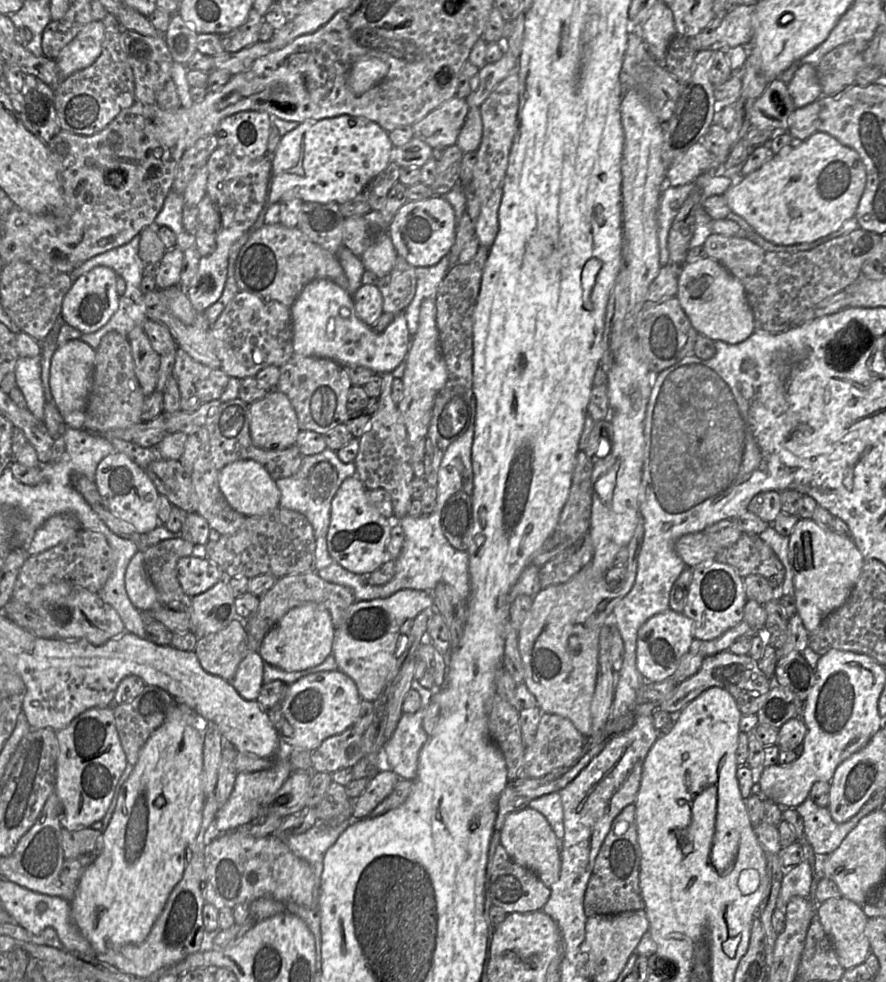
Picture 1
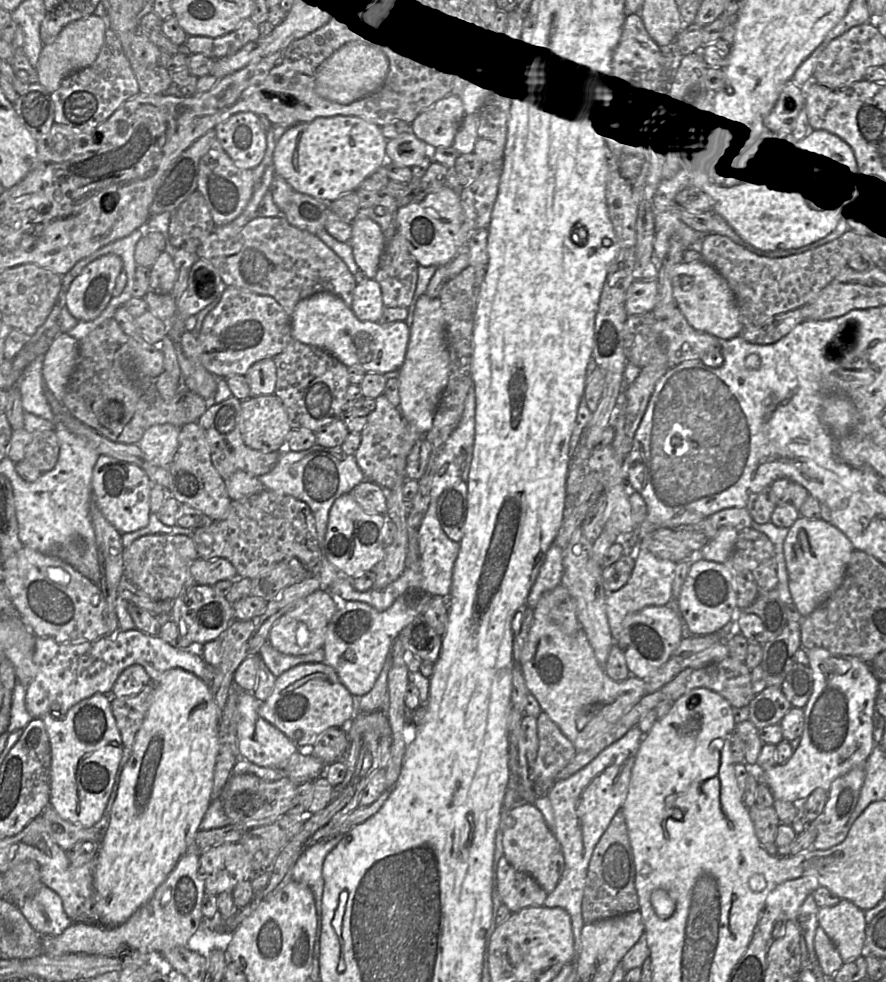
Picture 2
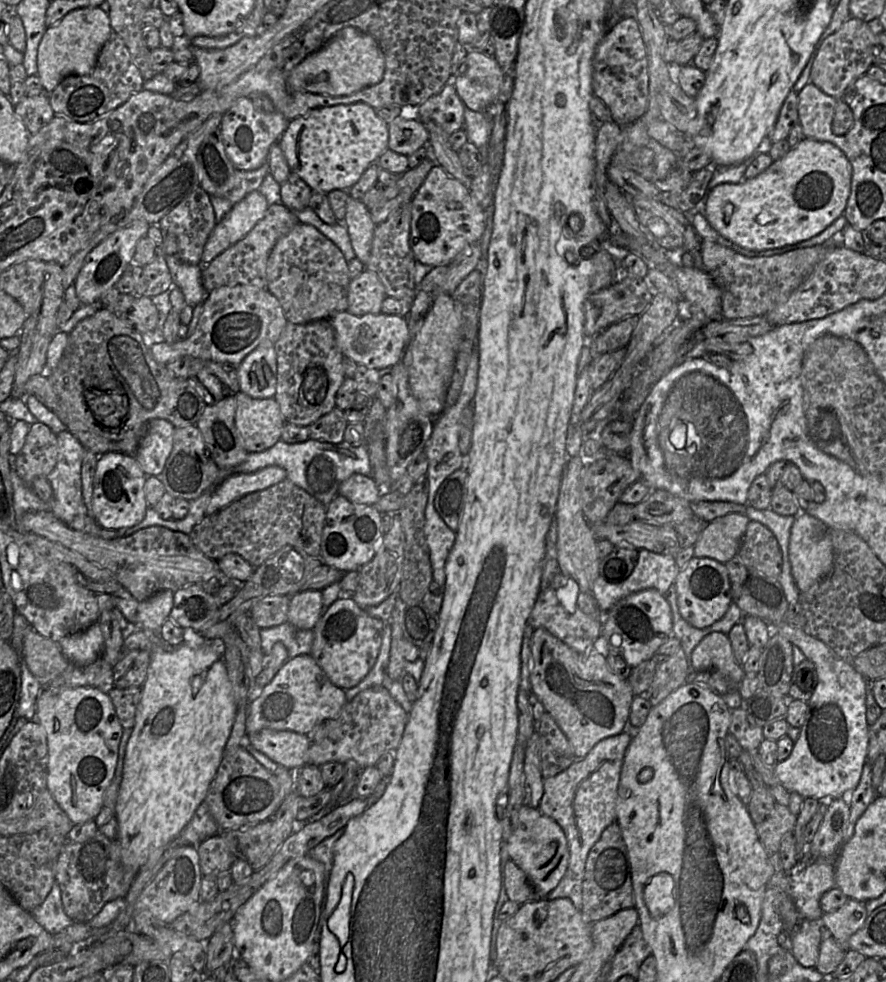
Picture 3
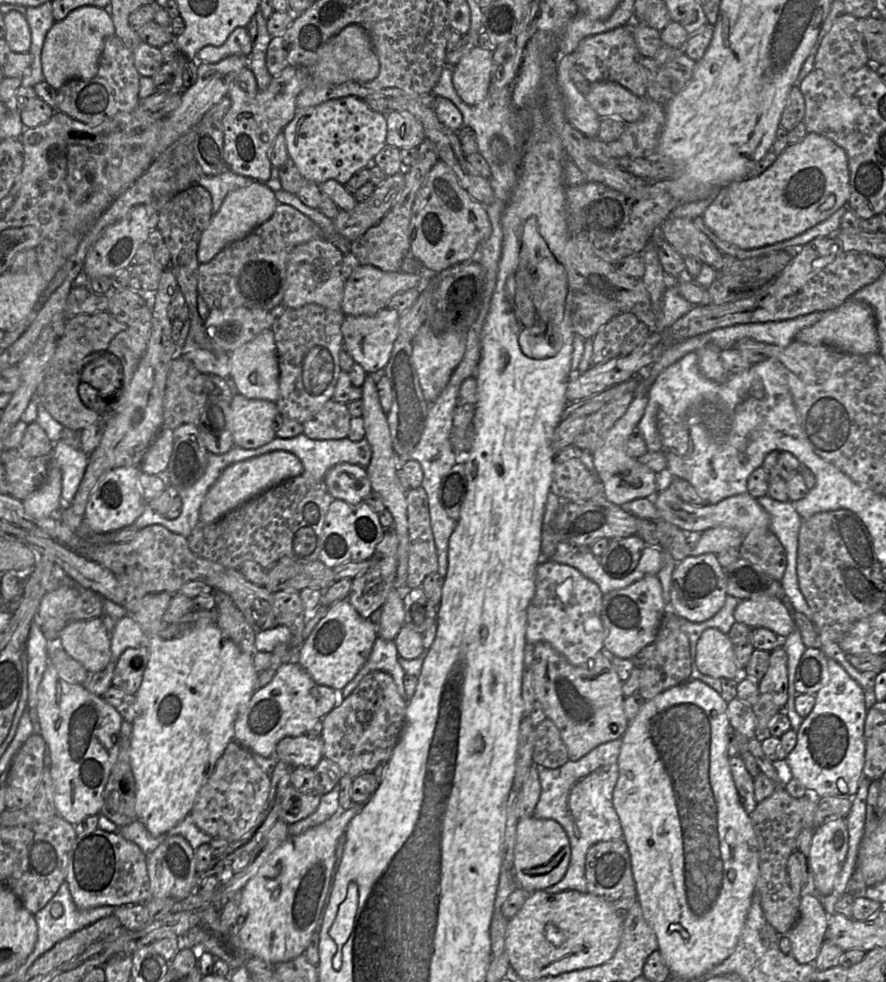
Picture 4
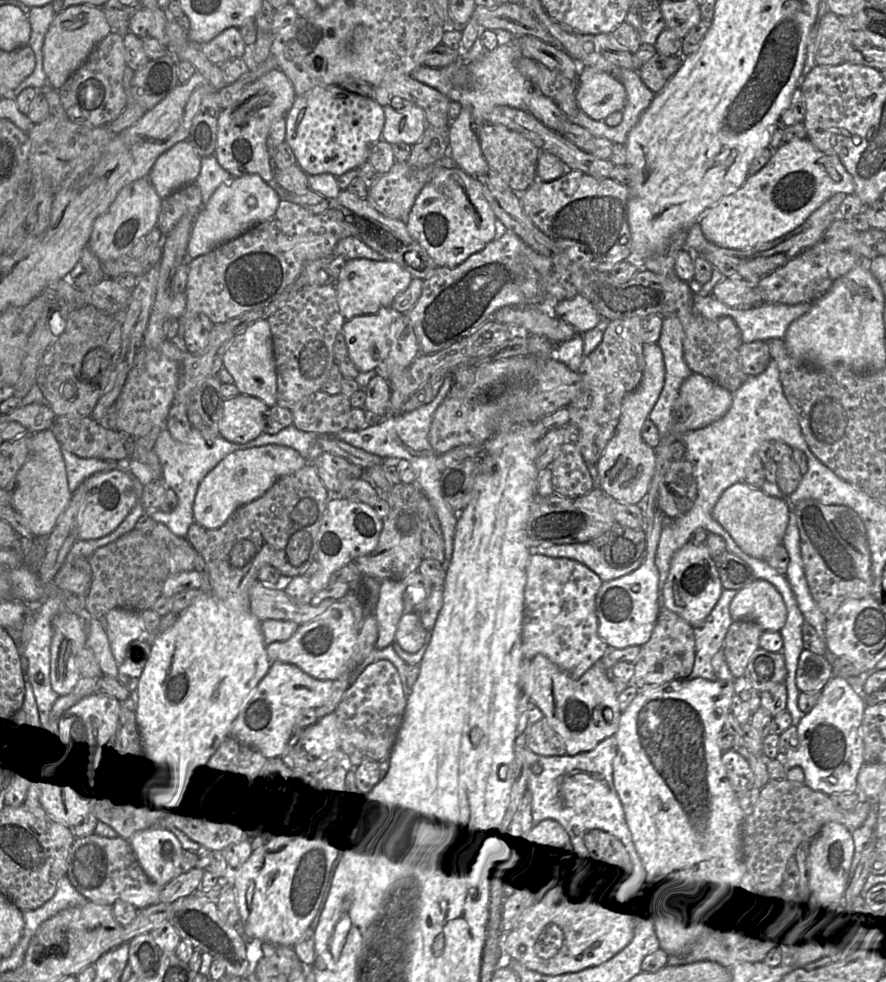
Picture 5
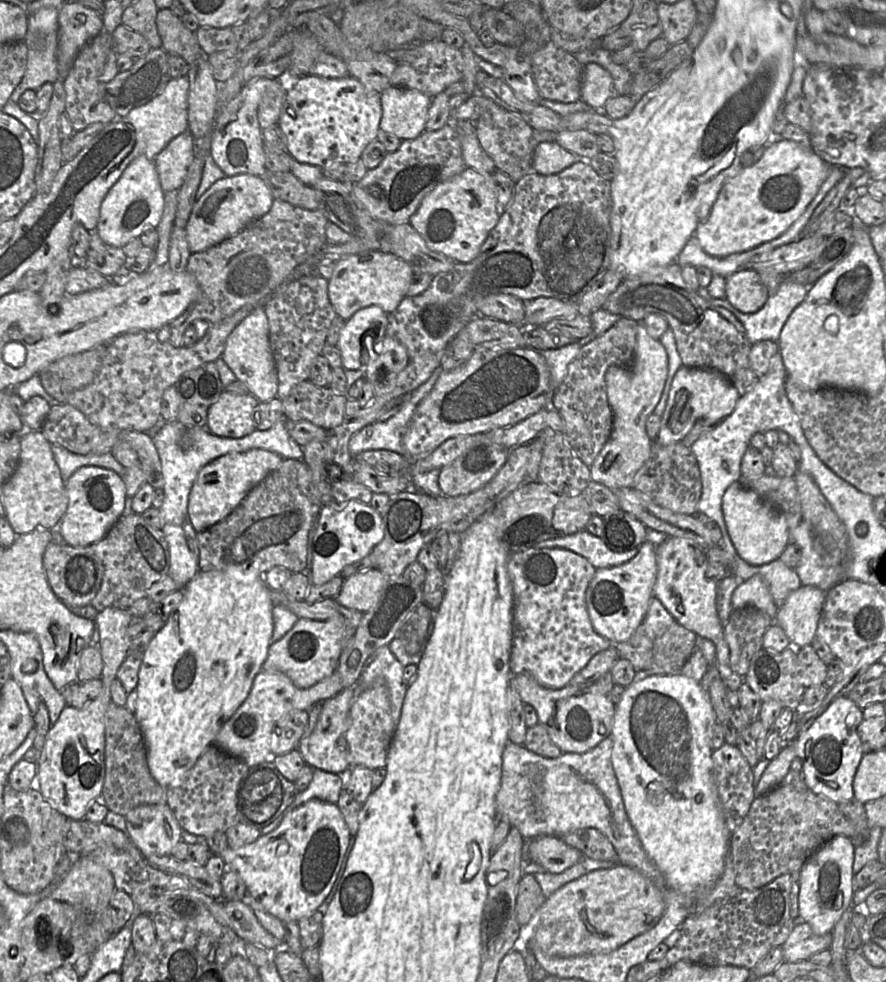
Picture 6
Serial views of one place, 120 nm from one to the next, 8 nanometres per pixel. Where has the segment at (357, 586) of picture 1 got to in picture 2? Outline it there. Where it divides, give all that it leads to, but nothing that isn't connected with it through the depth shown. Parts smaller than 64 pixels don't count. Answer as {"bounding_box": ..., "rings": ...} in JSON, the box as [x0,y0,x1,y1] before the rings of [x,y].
{"bounding_box":[328,499,460,611],"rings":[[[430,499],[428,510],[418,530],[420,550],[419,570],[413,571],[405,568],[400,577],[384,589],[370,589],[365,592],[356,590],[351,583],[351,579],[341,575],[328,589],[328,591],[337,598],[337,601],[363,602],[379,611],[384,611],[390,608],[400,596],[414,591],[420,591],[432,596],[438,595],[446,599],[449,598],[452,586],[453,568],[459,554],[460,544],[451,540],[442,529],[437,517],[437,504],[435,504],[435,502],[436,501],[431,501]]]}

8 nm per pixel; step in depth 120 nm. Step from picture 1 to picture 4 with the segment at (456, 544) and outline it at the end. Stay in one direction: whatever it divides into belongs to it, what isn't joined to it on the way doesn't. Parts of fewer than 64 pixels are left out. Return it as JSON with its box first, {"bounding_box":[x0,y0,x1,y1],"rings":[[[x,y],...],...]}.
{"bounding_box":[438,463,467,521],"rings":[[[456,463],[442,478],[438,499],[447,515],[458,521],[467,493],[467,474],[463,463]]]}

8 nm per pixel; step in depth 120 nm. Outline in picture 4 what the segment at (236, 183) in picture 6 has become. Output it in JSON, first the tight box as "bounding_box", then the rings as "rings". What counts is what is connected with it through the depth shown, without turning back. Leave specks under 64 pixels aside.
{"bounding_box":[197,180,278,263],"rings":[[[257,180],[245,187],[229,192],[219,210],[213,214],[208,227],[200,238],[197,250],[199,263],[207,263],[212,260],[227,245],[245,238],[256,227],[269,220],[278,203],[275,192],[265,183]]]}

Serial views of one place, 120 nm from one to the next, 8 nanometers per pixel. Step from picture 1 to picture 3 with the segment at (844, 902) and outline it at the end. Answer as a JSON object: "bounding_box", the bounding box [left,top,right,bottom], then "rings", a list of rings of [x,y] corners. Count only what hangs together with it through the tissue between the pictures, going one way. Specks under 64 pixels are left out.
{"bounding_box":[820,898,867,947],"rings":[[[849,898],[838,910],[823,913],[820,924],[831,932],[840,945],[848,947],[849,938],[863,927],[867,916],[865,902]]]}

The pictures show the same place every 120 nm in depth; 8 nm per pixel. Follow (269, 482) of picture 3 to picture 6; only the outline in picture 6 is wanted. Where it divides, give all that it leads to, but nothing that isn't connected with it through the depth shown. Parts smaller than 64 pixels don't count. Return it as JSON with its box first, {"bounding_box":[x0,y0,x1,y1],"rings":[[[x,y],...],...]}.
{"bounding_box":[188,449,283,532],"rings":[[[265,449],[231,452],[205,465],[197,475],[188,500],[188,518],[195,531],[202,532],[226,518],[248,492],[274,471],[283,458]]]}

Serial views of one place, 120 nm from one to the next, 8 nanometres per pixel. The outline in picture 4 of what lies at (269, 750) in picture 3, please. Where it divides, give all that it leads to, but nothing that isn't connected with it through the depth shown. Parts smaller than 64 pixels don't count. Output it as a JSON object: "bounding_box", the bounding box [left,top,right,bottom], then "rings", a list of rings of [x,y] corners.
{"bounding_box":[275,734,323,769],"rings":[[[307,734],[287,736],[277,744],[275,756],[294,767],[314,769],[323,757],[323,741],[321,737],[310,737]]]}

